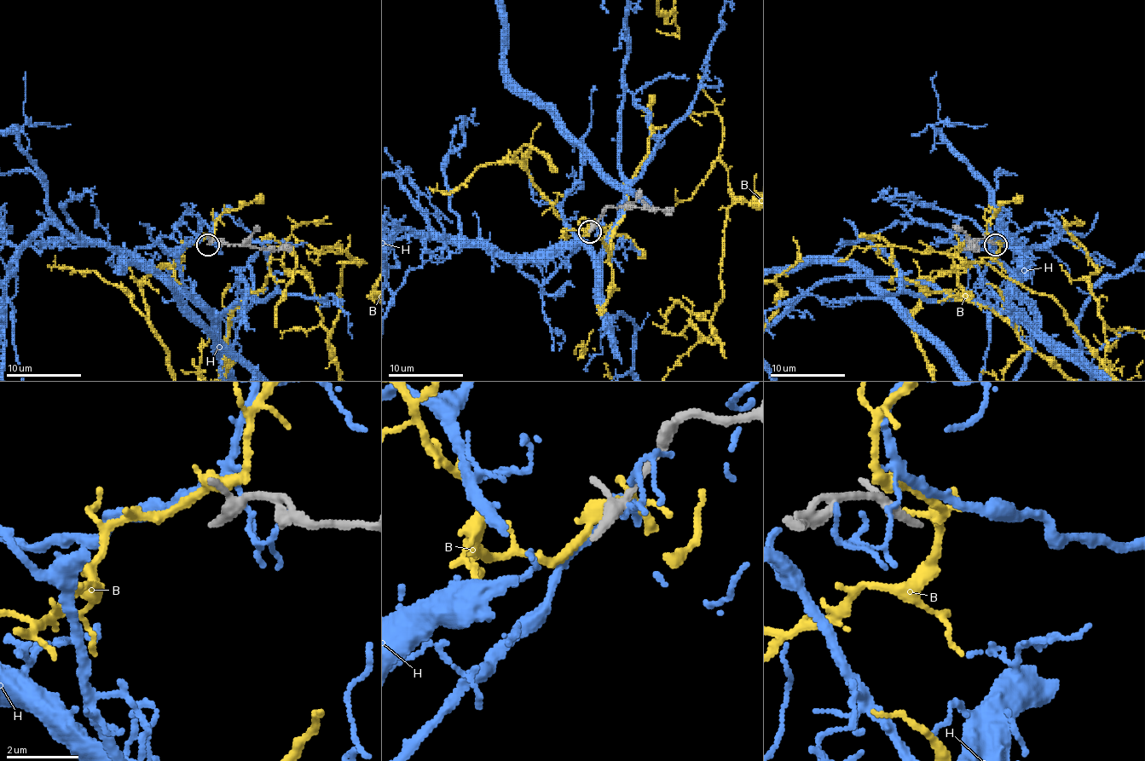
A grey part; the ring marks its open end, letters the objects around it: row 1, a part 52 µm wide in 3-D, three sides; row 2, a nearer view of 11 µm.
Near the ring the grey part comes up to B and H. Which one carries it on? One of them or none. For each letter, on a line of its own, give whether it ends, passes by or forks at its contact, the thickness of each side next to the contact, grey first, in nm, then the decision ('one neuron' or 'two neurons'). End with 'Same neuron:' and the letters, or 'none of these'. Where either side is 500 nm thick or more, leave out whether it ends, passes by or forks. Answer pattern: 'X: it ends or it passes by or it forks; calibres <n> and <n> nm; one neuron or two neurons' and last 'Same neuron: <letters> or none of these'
B: it passes by; calibres 280 and 360 nm; two neurons
H: it passes by; calibres 240 and 90 nm; two neurons
Same neuron: none of these

